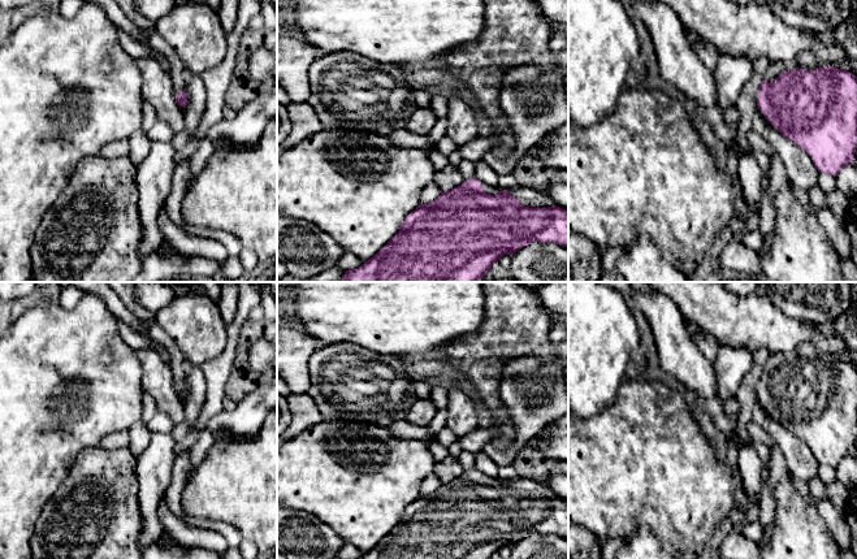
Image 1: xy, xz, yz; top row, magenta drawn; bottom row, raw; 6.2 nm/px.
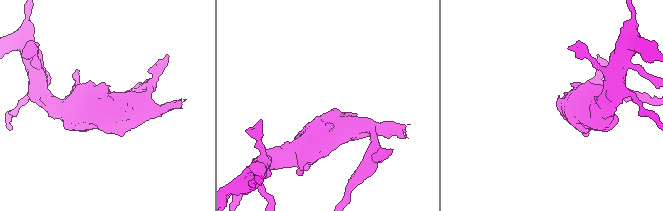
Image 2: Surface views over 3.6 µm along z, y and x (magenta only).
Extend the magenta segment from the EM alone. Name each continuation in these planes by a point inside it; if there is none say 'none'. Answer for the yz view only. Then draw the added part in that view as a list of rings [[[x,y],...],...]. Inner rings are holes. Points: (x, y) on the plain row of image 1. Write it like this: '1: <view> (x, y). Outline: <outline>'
1: yz (806, 351). Outline: [[[805,342],[789,352],[779,351],[769,354],[767,360],[763,364],[762,372],[771,374],[784,363],[798,361],[798,360],[813,363],[817,359],[818,359],[818,351],[815,346],[810,342]]]

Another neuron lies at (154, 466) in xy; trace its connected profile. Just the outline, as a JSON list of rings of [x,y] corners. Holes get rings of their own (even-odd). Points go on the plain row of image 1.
[[[151,433],[148,447],[137,458],[138,499],[142,515],[139,547],[144,551],[164,533],[157,507],[172,480],[176,441],[172,434]]]

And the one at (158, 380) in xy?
[[[152,348],[135,351],[143,370],[143,390],[148,393],[159,411],[166,413],[174,425],[185,421],[185,407],[179,400],[174,386],[170,367]]]

